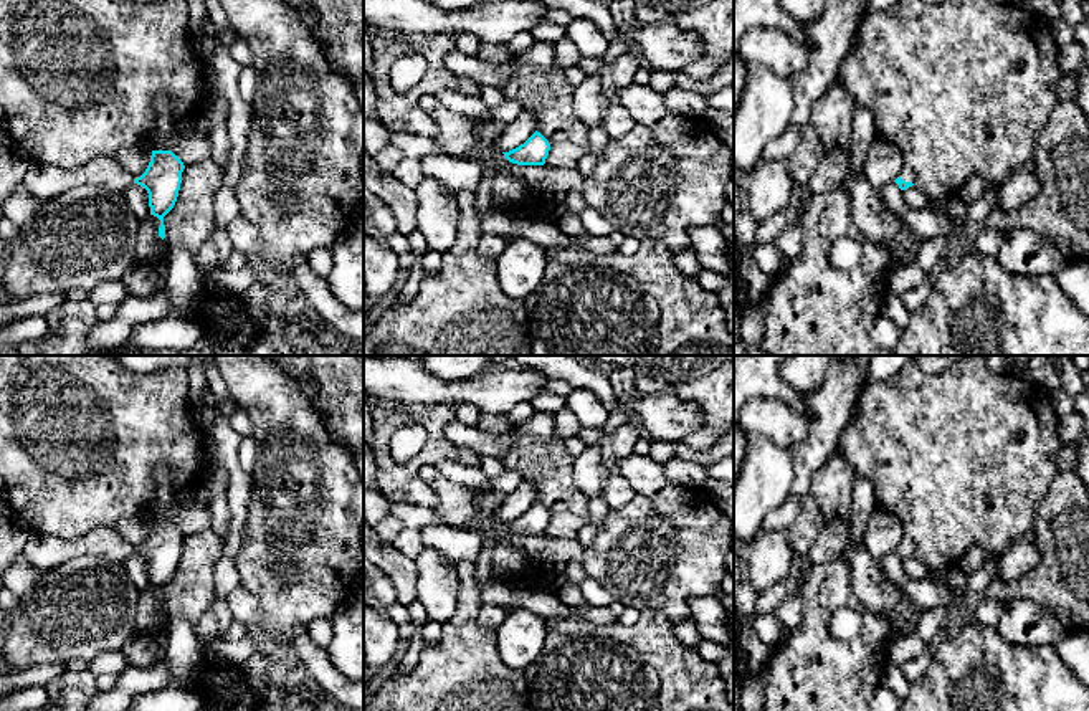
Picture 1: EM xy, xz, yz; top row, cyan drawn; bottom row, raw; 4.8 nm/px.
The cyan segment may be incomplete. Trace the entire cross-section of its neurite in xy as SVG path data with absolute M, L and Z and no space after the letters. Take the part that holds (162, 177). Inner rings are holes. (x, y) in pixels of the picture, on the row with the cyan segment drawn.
M152 150L145 172L137 179L126 177L112 157L99 157L71 170L30 162L23 185L33 198L50 202L78 185L126 192L137 184L149 193L150 215L160 220L159 236L164 240L164 217L177 202L183 169L183 162L172 150Z

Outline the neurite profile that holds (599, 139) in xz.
M595 126L588 129L588 152L603 150L610 141L611 141L610 136L602 126Z

